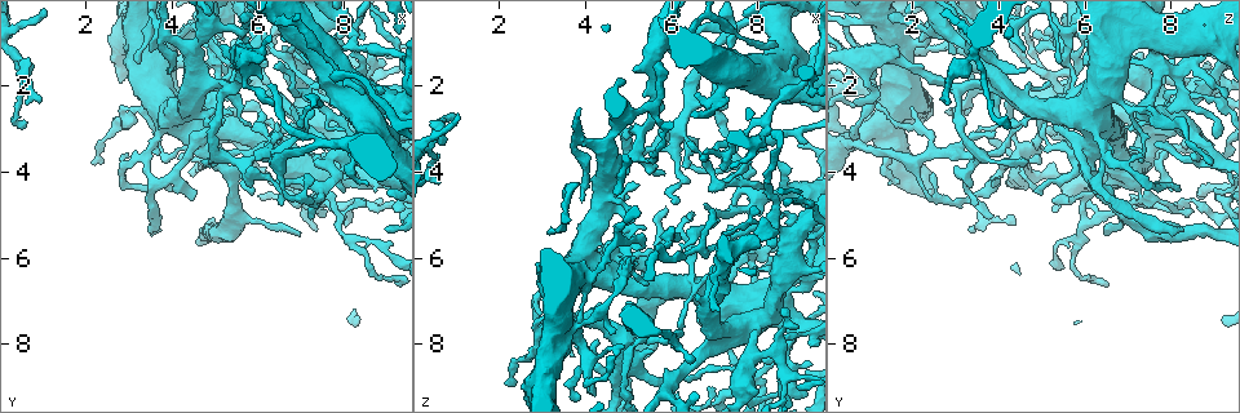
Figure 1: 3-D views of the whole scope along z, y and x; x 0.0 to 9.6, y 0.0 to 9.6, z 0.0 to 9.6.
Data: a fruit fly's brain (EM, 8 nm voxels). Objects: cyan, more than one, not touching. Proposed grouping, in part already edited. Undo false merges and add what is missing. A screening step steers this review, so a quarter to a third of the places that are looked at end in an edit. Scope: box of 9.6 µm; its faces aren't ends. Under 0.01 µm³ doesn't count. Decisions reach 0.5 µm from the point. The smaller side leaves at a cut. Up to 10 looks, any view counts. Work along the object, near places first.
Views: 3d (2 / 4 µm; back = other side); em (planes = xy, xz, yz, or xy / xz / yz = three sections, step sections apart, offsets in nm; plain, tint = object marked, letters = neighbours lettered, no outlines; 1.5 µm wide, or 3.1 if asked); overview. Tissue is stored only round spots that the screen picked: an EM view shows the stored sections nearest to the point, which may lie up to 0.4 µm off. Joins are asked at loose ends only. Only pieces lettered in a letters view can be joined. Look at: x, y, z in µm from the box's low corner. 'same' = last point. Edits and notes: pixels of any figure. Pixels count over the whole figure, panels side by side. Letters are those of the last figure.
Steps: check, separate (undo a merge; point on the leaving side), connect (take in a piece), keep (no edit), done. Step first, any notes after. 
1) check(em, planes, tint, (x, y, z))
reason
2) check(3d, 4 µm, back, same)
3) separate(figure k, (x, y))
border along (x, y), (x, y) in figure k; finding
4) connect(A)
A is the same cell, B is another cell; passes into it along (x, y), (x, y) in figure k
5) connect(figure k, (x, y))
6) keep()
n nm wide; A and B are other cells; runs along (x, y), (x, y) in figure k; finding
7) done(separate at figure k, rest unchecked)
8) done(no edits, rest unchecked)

check(3d, 2 µm, (6.95, 1.10, 4.85))
free end

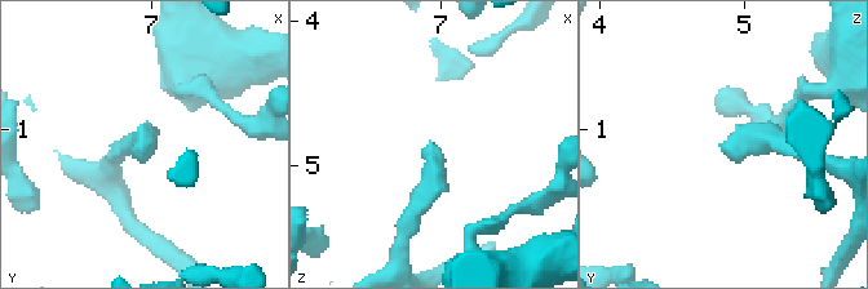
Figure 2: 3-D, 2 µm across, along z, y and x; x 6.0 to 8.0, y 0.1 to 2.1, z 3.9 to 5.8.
check(em, yz, step 4, letters, (6.94, 1.12, 4.80))
shape alone is not enough

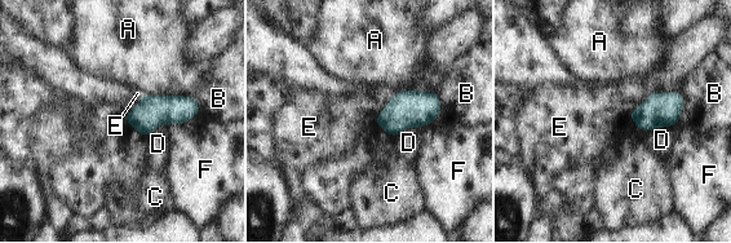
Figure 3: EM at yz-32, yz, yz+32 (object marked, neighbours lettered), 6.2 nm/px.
keep()
E touches over 360 nm; A, B, C, D, E and F are other cells; border along (678, 89), (652, 92), (627, 116) in figure 3; none of them fits

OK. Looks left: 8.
check(3d, 4 µm, (3.20, 1.45, 5.40))
thin end

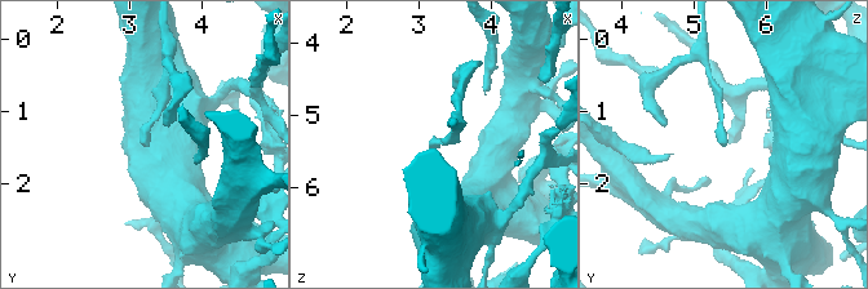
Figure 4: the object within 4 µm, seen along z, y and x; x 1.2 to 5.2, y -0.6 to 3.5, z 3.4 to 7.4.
check(em, planes, letters, (3.20, 1.50, 5.45))
shape alone is not enough

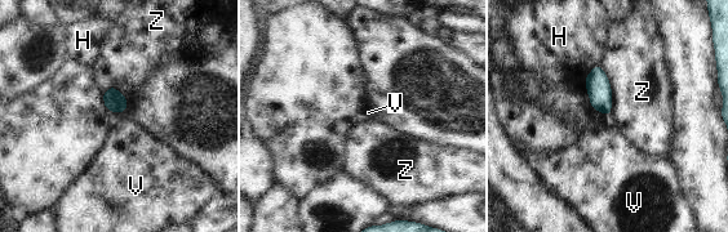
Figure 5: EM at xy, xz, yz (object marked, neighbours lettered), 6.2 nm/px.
keep()
H, V and Z are other cells; border along (102, 93), (115, 86), (125, 111) in figure 5; no lettered piece goes on from it

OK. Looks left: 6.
check(em, planes, letters, (5.85, 4.50, 4.90))
thin end

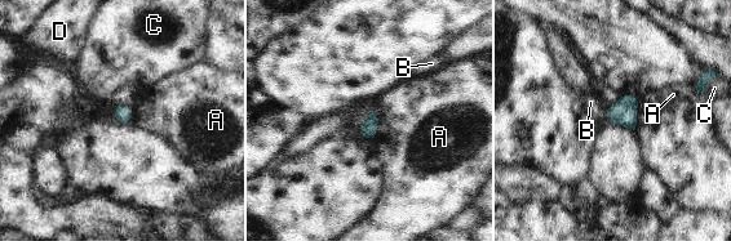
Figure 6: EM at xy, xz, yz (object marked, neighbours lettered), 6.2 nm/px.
connect(B)
B is the same cell, A, C and D are other cells; passes into it along (623, 112), (606, 114), (590, 102) in figure 6; the neuron continues

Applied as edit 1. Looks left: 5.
check(overview)

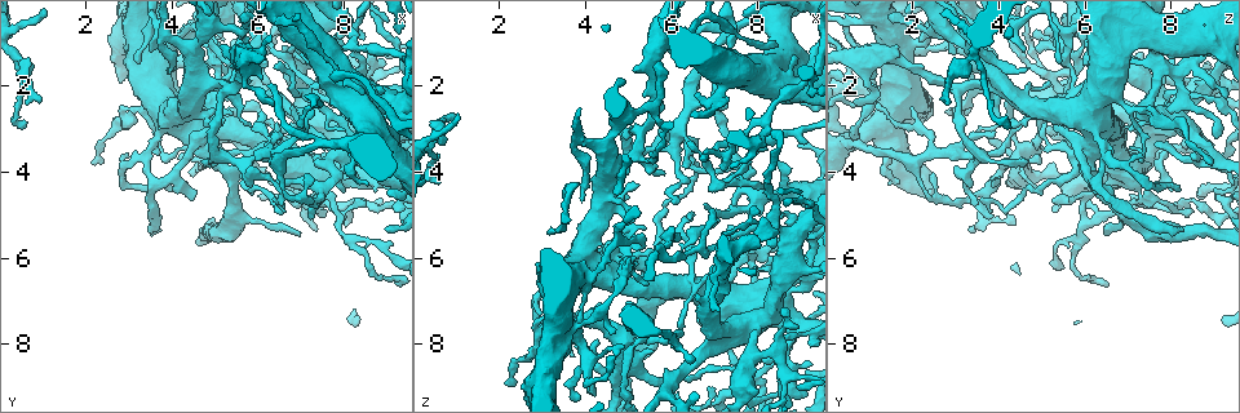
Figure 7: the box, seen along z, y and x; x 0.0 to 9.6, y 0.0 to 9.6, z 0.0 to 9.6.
check(3d, 2 µm, (0.95, 2.35, 2.75))
an open end

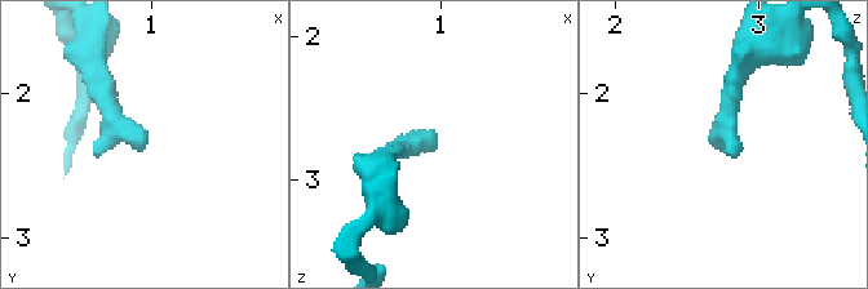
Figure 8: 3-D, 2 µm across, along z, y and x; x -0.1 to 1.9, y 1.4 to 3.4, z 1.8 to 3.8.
check(em, planes, tint, (1.00, 2.26, 2.76))
need the tissue

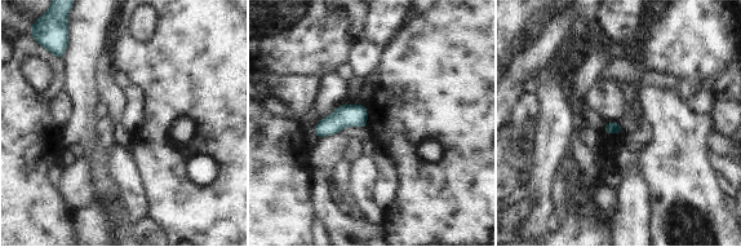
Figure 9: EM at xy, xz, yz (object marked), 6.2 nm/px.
check(em, planes, letters, same)
see the neighbours

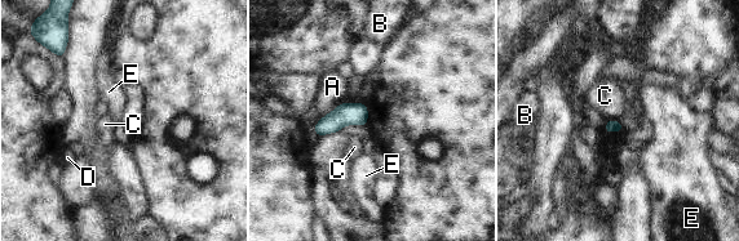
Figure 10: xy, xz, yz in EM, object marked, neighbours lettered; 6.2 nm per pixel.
keep()
A, B, C, D and E are other cells; border along (616, 119), (606, 121) in figure 10; none of them fits

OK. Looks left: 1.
done(connect at figure 6, rest unchecked)

